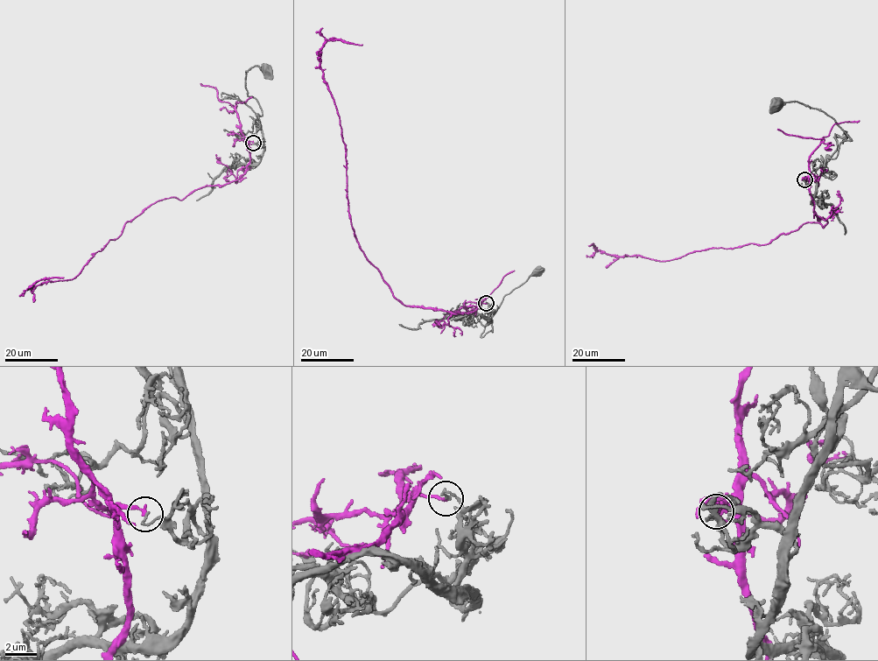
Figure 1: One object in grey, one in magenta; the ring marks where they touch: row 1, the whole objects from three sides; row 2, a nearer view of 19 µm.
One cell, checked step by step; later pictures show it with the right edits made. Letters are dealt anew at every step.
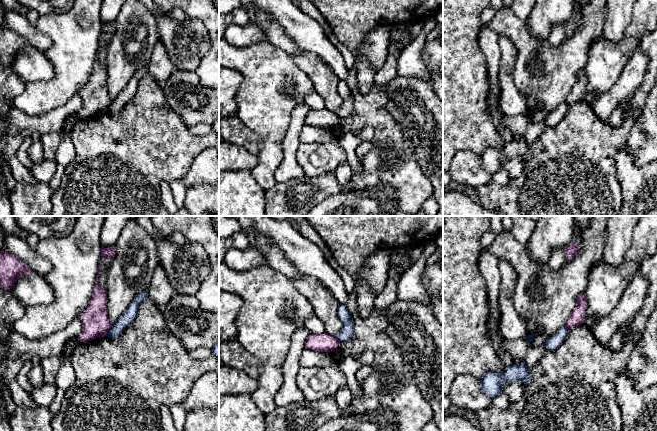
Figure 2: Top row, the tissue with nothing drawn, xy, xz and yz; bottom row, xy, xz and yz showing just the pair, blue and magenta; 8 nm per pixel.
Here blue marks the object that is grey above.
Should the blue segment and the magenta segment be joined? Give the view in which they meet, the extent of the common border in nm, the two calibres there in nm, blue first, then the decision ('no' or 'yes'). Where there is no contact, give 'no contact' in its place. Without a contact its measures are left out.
meets blue in xy; contact 130 nm long; 100 nm thick on the blue side, 220 nm on the other; no

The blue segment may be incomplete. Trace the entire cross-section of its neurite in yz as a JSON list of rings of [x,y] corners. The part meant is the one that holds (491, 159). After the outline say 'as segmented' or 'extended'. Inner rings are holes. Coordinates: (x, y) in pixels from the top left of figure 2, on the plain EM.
[[[524,136],[521,140],[513,140],[502,149],[488,148],[479,155],[483,168],[491,175],[502,169],[502,163],[511,158],[522,157],[526,162],[531,159],[530,146],[527,144]]]; as segmented

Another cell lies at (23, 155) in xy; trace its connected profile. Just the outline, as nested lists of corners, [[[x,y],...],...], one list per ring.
[[[25,137],[23,142],[20,144],[17,150],[17,157],[20,163],[26,168],[31,169],[34,164],[30,158],[29,148],[33,144],[34,138],[33,137]]]

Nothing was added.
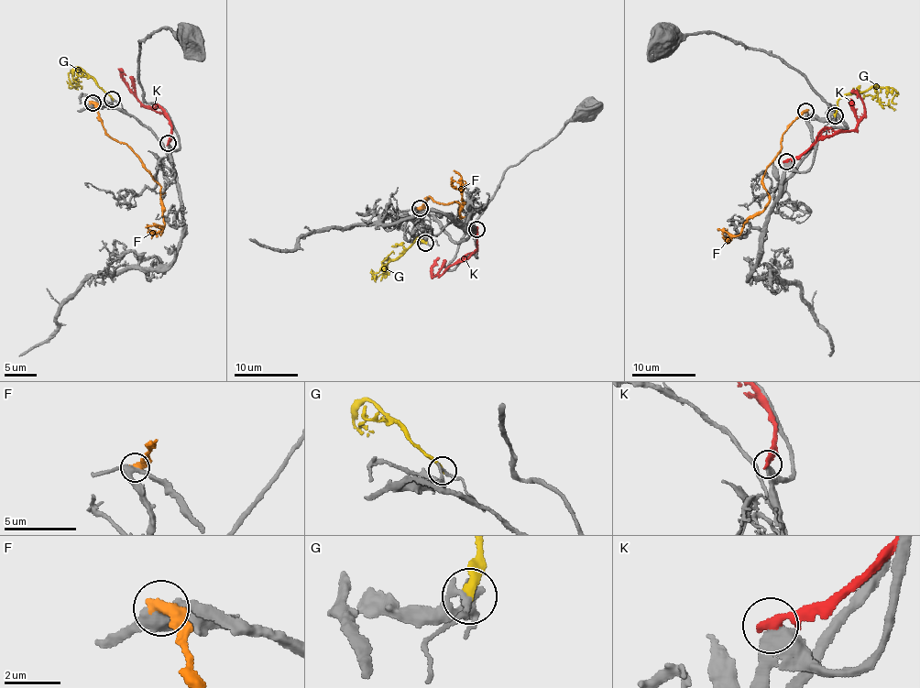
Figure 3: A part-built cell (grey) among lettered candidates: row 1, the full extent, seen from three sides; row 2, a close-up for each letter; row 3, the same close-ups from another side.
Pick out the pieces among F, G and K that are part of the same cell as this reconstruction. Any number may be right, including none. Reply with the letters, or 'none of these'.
none of these

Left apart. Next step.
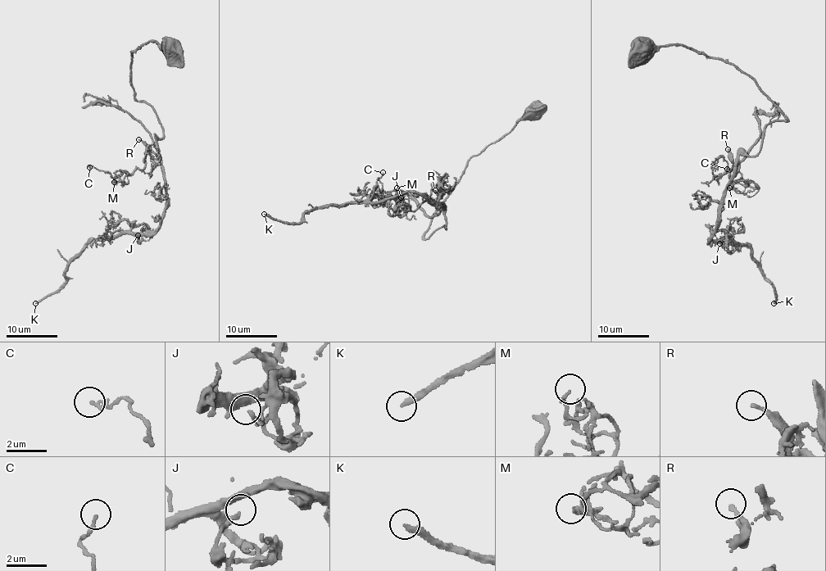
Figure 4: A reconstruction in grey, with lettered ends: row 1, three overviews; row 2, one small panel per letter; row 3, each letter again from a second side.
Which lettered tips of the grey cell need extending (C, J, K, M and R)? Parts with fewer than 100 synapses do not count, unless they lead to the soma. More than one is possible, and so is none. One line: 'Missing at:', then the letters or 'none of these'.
Missing at: K

